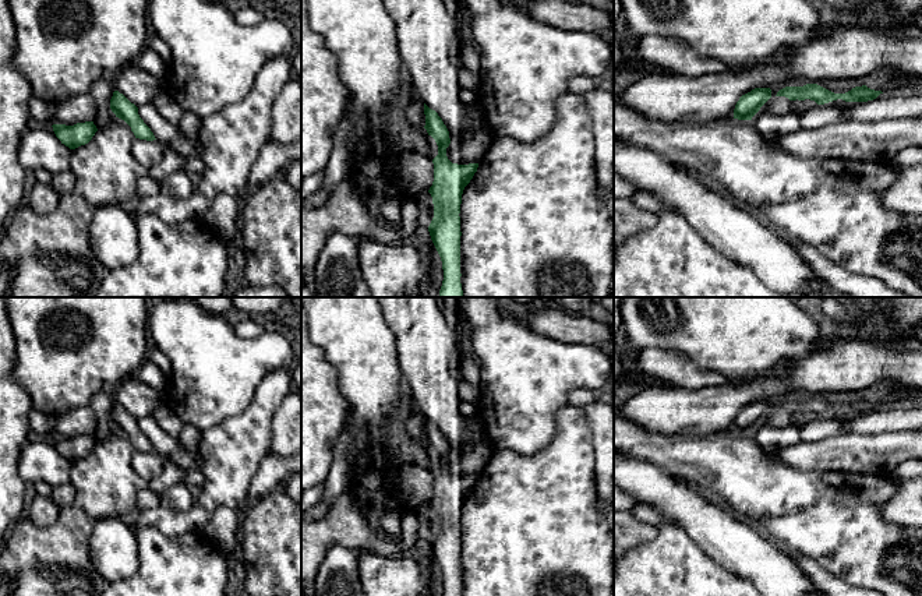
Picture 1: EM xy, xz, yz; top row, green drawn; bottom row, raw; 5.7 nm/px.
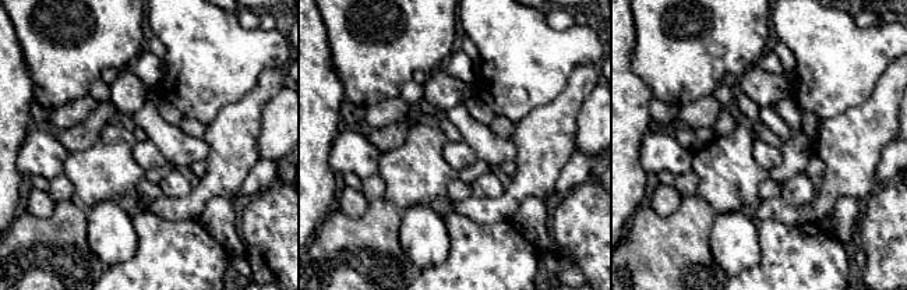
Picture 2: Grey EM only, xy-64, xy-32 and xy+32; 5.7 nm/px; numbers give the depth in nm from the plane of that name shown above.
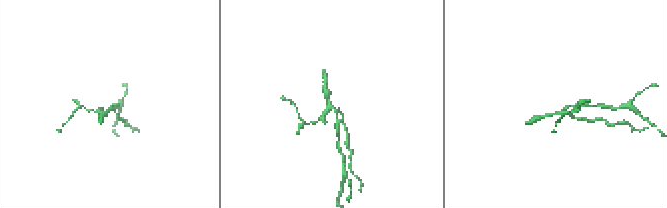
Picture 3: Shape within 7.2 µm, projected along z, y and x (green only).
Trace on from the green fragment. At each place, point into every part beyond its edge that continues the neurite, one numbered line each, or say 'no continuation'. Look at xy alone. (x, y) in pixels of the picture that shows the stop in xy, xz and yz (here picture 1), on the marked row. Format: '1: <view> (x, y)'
no continuation

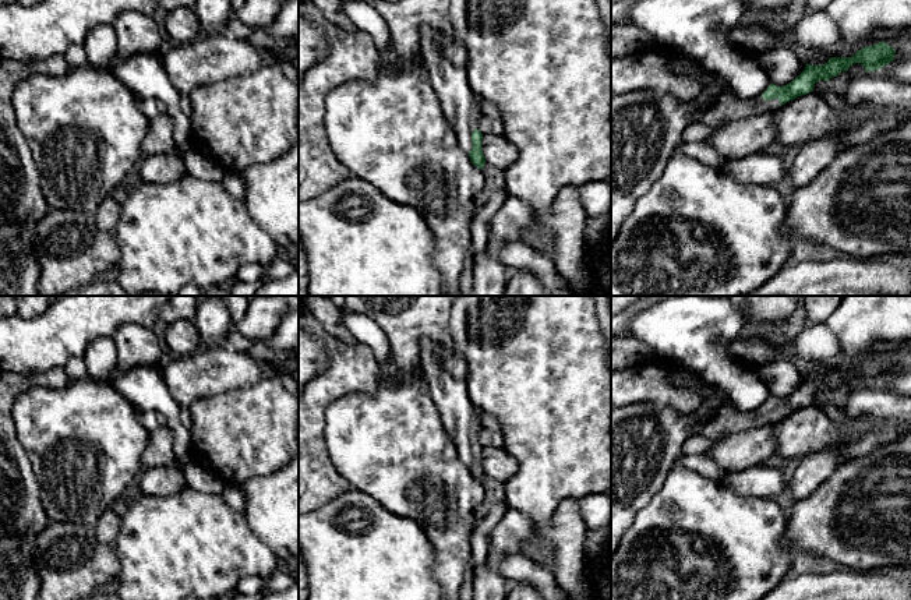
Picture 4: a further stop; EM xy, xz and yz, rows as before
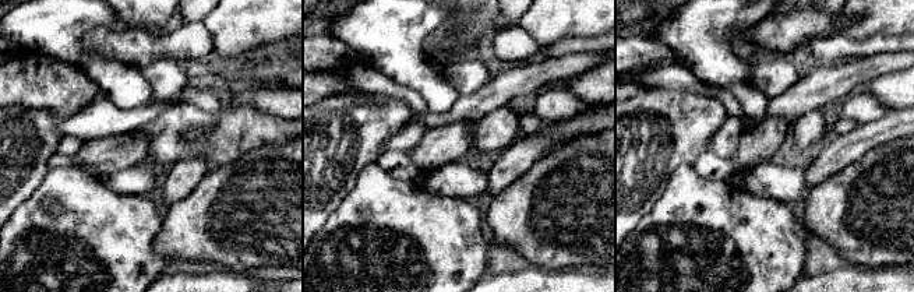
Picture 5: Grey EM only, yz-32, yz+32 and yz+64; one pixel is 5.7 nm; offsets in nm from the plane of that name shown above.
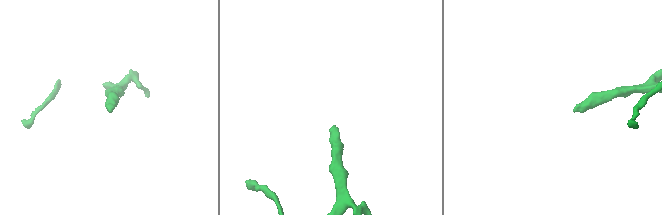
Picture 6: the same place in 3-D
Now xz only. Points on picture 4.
1: xz (458, 101)

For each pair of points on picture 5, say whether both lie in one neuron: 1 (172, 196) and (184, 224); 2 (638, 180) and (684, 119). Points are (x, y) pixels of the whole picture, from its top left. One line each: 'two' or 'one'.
1: two
2: one

